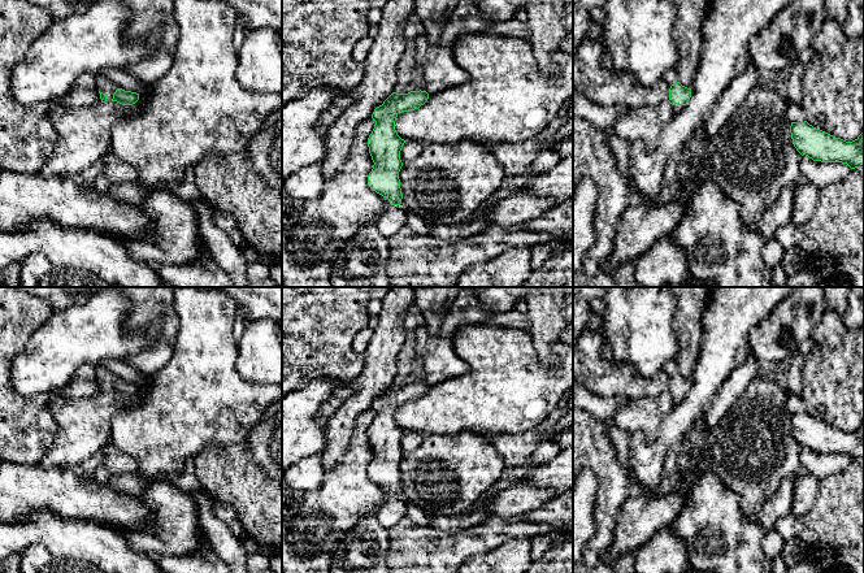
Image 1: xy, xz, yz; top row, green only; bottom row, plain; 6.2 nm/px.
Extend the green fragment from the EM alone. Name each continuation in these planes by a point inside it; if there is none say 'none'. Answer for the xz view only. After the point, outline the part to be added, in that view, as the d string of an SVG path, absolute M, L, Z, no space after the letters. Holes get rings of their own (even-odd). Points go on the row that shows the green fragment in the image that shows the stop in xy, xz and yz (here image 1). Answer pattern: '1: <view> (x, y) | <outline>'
1: xz (408, 73) | M414 13L407 19L405 23L405 51L399 61L395 91L403 91L407 87L420 91L425 86L422 73L416 64L414 57L414 39L421 35L425 35L425 27Z

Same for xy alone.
1: xy (104, 85) | M100 75L96 77L96 86L97 86L97 90L107 96L108 101L112 101L113 94L116 92L116 90L121 88L109 78L100 77Z

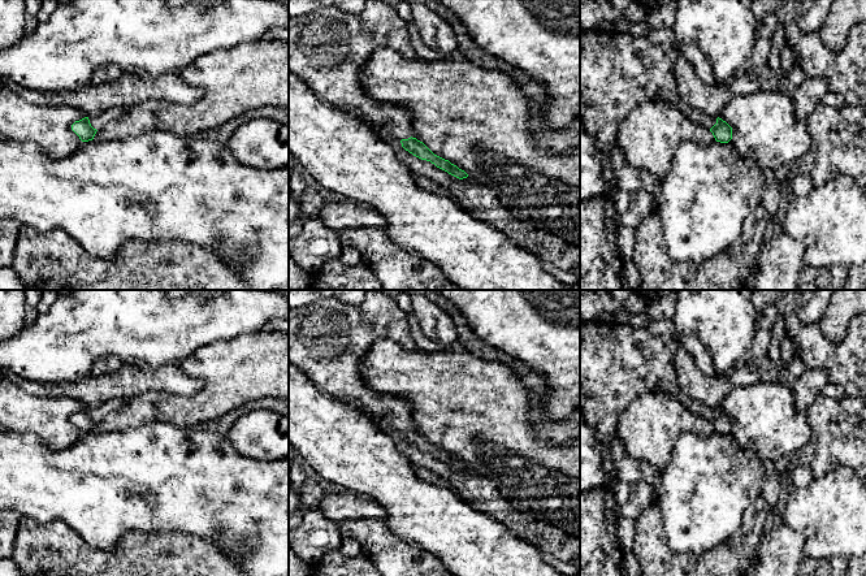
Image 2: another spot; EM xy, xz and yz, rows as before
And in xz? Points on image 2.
1: xz (328, 48) | M368 0L358 14L322 8L289 20L289 69L330 107L367 126L380 126L395 139L412 134L411 113L395 104L373 100L360 83L360 70L376 48L393 48L406 59L419 59L410 40L408 25L387 0Z

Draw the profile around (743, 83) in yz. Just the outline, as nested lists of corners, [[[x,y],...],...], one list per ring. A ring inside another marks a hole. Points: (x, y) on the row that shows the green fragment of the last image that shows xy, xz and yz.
[[[680,57],[674,66],[677,92],[681,100],[711,117],[720,117],[722,111],[733,96],[761,91],[761,79],[754,70],[737,73],[727,86],[706,85],[693,64]]]

